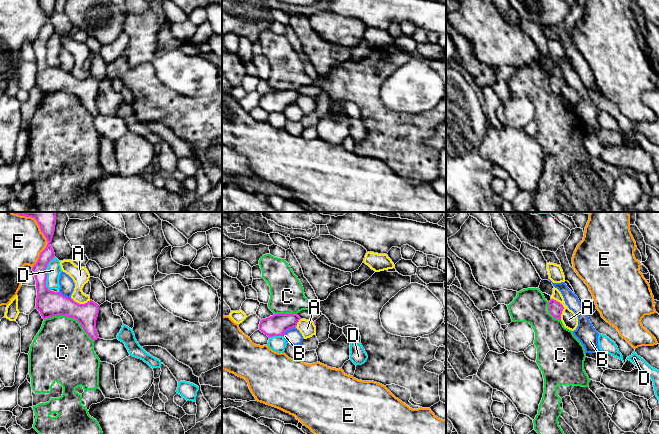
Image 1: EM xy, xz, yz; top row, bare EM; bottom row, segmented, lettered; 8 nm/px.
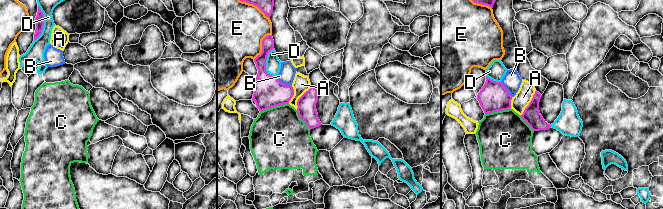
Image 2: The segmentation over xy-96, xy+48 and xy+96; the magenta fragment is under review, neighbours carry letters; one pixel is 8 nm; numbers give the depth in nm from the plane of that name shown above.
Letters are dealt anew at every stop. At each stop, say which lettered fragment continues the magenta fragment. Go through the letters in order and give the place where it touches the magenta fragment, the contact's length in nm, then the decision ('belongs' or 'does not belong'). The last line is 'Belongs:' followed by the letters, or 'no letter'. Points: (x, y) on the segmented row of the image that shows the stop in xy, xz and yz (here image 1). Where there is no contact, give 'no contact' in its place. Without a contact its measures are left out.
A: meets magenta in yz at (563, 307); contact 190 nm long; does not belong
B: meets magenta in xz at (288, 329); contact 130 nm long; does not belong
C: meets magenta in xy at (71, 317); contact 440 nm long; does not belong
D: meets magenta in xy at (46, 273); contact 280 nm long; does not belong
E: meets magenta in xy at (41, 231); contact 480 nm long; does not belong
Belongs: no letter

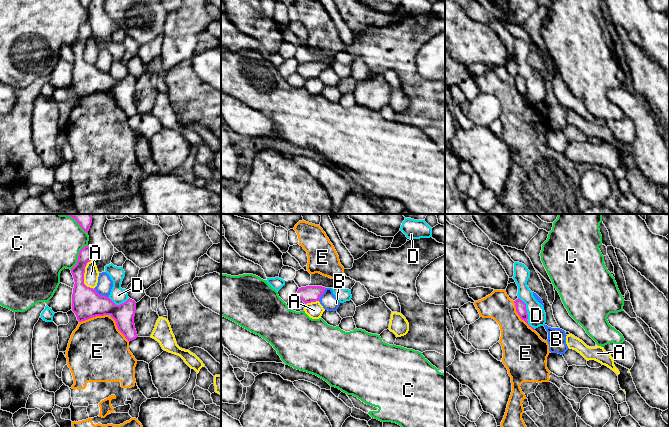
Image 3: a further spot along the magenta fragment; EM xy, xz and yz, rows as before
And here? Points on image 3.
A: meets magenta in xy at (83, 274); contact 240 nm long; does not belong
B: meets magenta in xy at (101, 295); contact 140 nm long; does not belong
C: meets magenta in xy at (78, 256); contact 240 nm long; does not belong
D: meets magenta in yz at (526, 313); contact 280 nm long; does not belong
E: meets magenta in yz at (519, 315); contact 300 nm long; does not belong
Belongs: no letter

